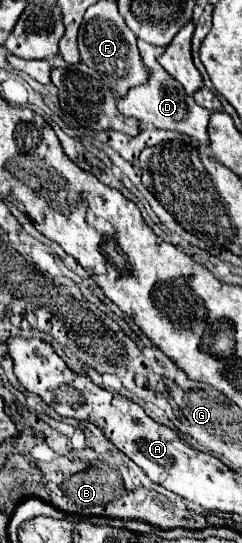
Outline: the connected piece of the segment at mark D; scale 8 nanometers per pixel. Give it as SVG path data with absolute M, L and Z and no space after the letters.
M138 40L138 48L140 48L144 64L152 70L152 78L144 86L130 88L130 92L122 100L118 100L118 110L122 114L126 114L126 116L138 118L144 124L152 124L156 128L164 128L164 130L174 130L174 132L186 134L186 136L198 140L202 146L208 146L208 118L210 118L210 112L206 108L198 106L194 102L194 98L188 96L184 92L184 88L180 88L180 82L172 80L172 76L168 76L168 72L164 72L160 68L156 58L164 52L164 48L152 46L152 44L144 42L144 40Z

